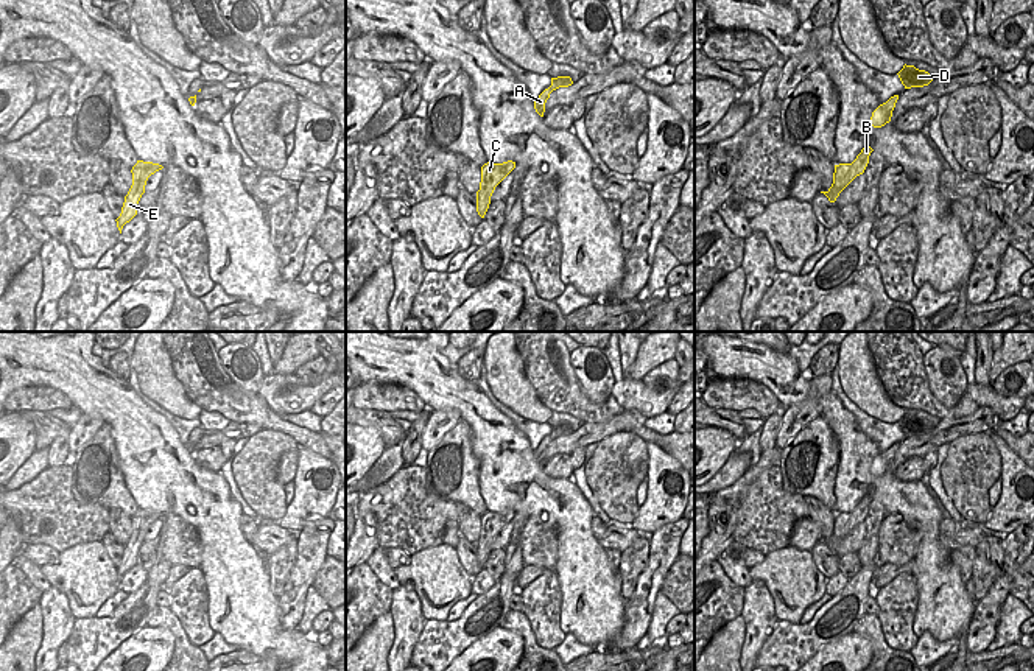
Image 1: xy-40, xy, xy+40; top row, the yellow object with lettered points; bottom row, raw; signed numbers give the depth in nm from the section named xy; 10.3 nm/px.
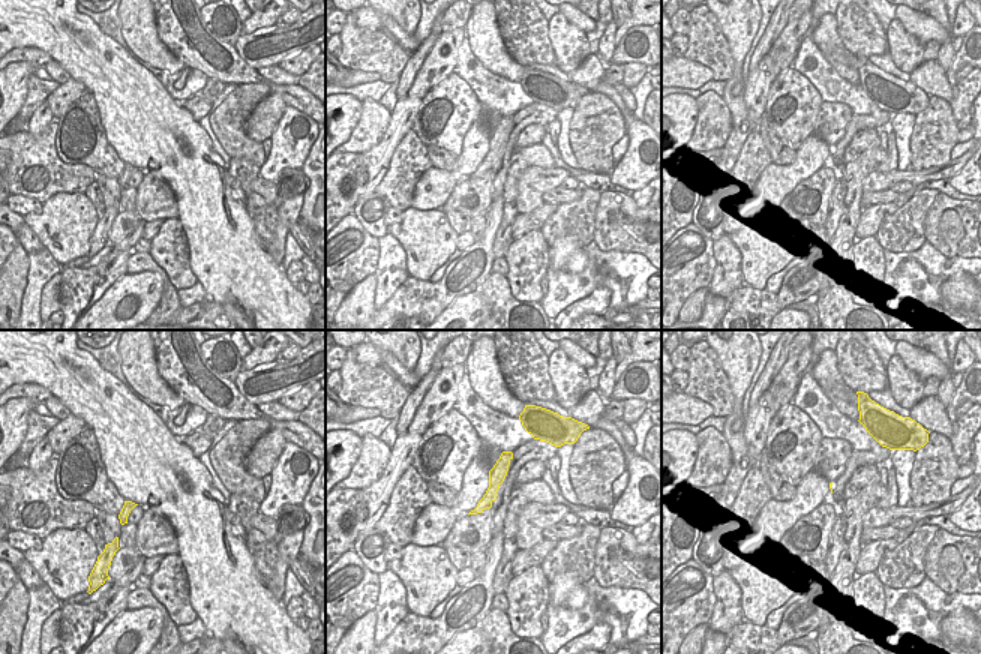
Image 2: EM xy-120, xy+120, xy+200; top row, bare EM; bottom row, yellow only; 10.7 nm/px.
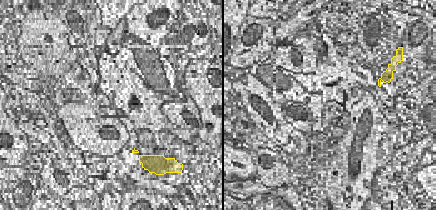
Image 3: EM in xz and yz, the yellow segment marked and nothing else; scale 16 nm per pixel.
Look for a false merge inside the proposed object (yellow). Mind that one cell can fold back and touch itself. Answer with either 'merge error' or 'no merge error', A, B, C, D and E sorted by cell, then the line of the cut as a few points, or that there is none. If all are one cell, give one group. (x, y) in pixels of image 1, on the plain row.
merge error; groups A B C E / D; cut xy (548, 436), (553, 438)

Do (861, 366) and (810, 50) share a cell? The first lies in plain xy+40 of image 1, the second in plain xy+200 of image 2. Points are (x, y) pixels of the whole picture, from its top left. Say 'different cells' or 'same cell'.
different cells

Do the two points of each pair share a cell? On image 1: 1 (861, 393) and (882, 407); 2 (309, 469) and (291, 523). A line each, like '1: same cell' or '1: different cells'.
1: same cell
2: same cell

